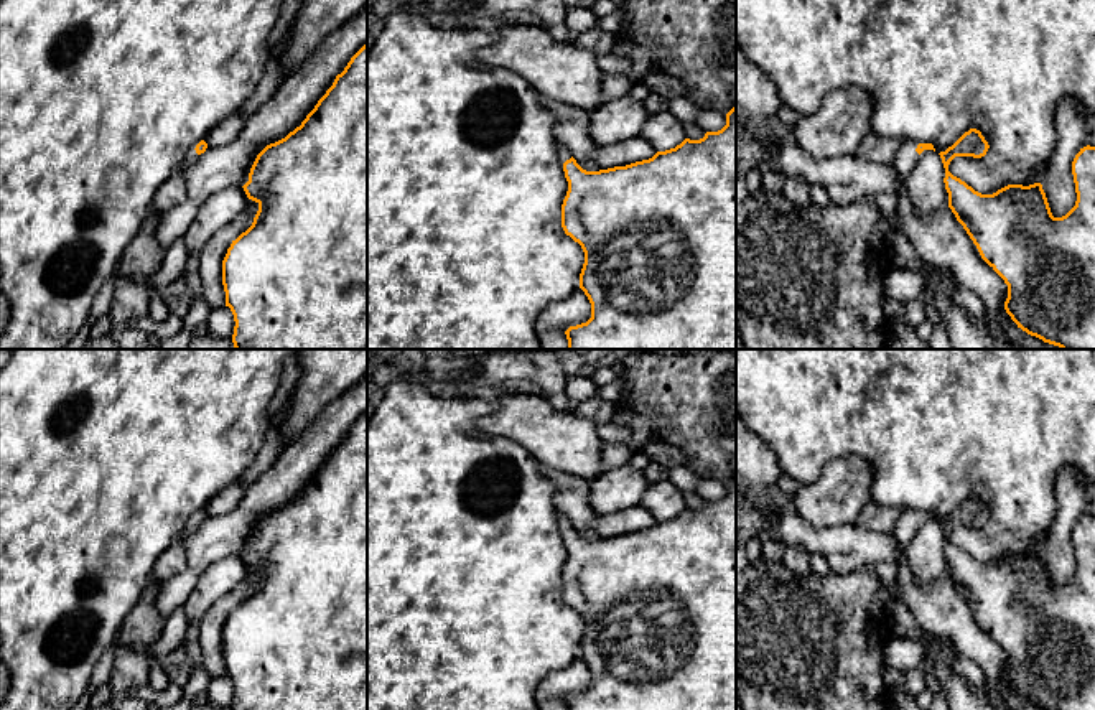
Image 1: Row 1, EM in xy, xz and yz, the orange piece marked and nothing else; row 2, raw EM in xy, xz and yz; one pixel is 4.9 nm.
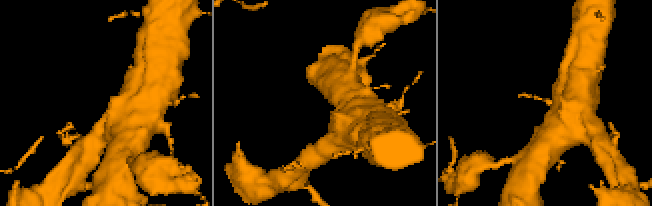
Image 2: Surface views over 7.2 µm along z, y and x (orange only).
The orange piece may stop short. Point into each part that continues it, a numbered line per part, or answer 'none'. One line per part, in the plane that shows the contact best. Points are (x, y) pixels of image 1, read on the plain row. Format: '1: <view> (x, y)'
1: yz (906, 527)

